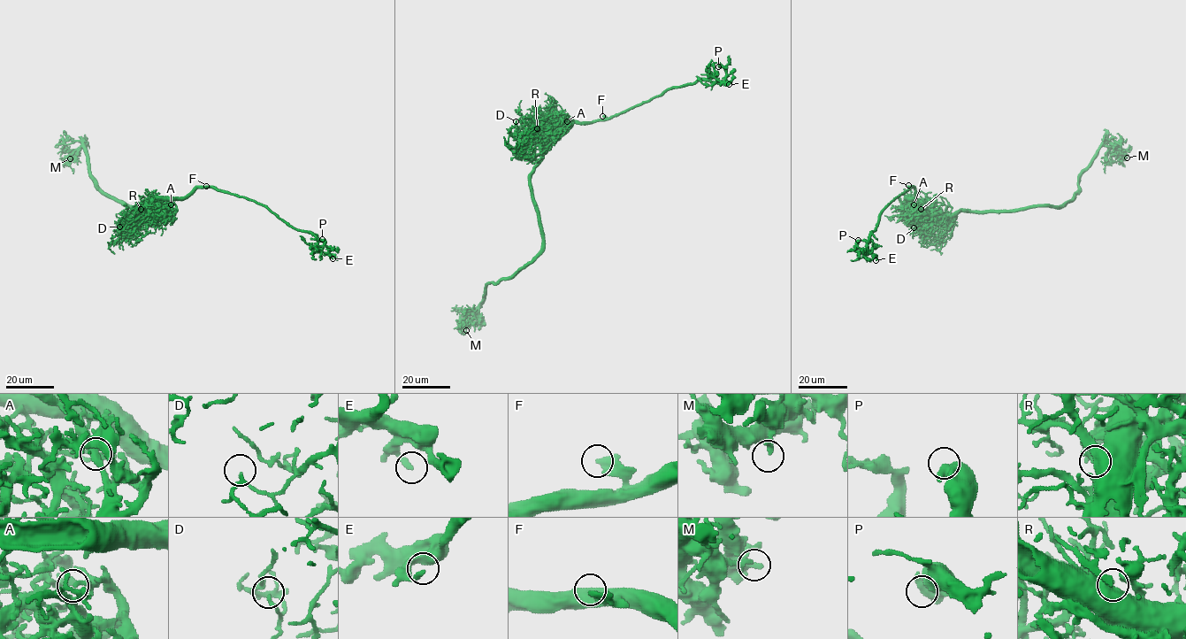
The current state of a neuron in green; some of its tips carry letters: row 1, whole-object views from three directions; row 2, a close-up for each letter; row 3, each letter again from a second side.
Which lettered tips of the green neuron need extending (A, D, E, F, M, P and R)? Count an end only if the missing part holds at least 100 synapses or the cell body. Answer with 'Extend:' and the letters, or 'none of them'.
Extend: none of them

